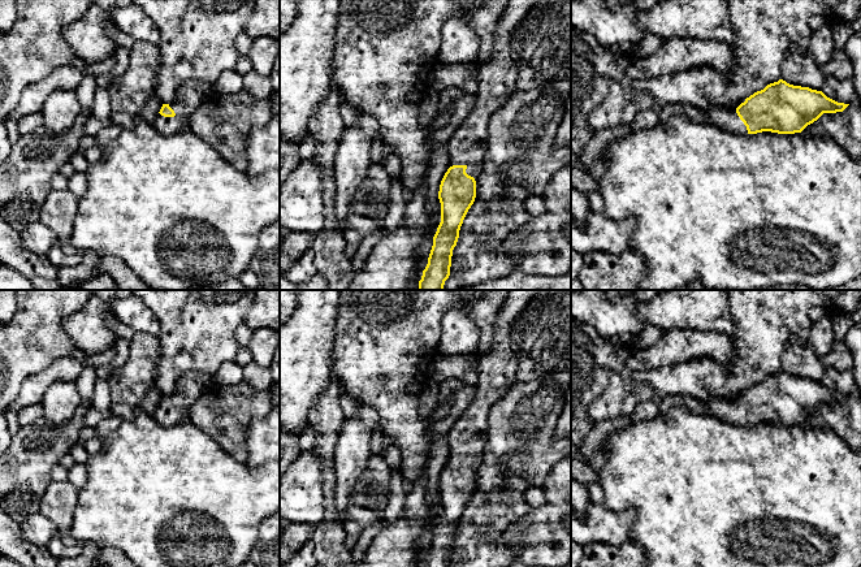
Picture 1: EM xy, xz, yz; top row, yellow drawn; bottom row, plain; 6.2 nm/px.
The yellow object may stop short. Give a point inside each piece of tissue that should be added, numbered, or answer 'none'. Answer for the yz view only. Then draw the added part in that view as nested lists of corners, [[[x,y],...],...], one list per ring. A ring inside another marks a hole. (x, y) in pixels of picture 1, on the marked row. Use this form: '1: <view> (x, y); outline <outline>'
1: yz (726, 118); outline [[[708,105],[705,109],[706,122],[735,134],[748,134],[747,126],[740,120],[735,108]]]

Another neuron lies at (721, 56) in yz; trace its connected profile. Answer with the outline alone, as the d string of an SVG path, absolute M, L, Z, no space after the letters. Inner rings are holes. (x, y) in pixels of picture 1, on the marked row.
M674 38L665 40L656 55L646 59L642 64L648 66L649 75L674 75L688 69L709 65L728 77L735 66L735 52L731 44L718 40Z

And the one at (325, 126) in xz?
M336 86L323 99L308 124L310 135L316 140L313 161L323 172L324 228L313 237L311 248L313 264L326 280L328 290L345 290L355 272L351 260L345 254L347 244L341 230L341 221L334 212L334 155L345 129L339 116L339 95Z

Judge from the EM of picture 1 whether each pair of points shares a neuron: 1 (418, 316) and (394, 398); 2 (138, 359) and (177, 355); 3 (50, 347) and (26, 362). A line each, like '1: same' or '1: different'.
1: same
2: different
3: same

